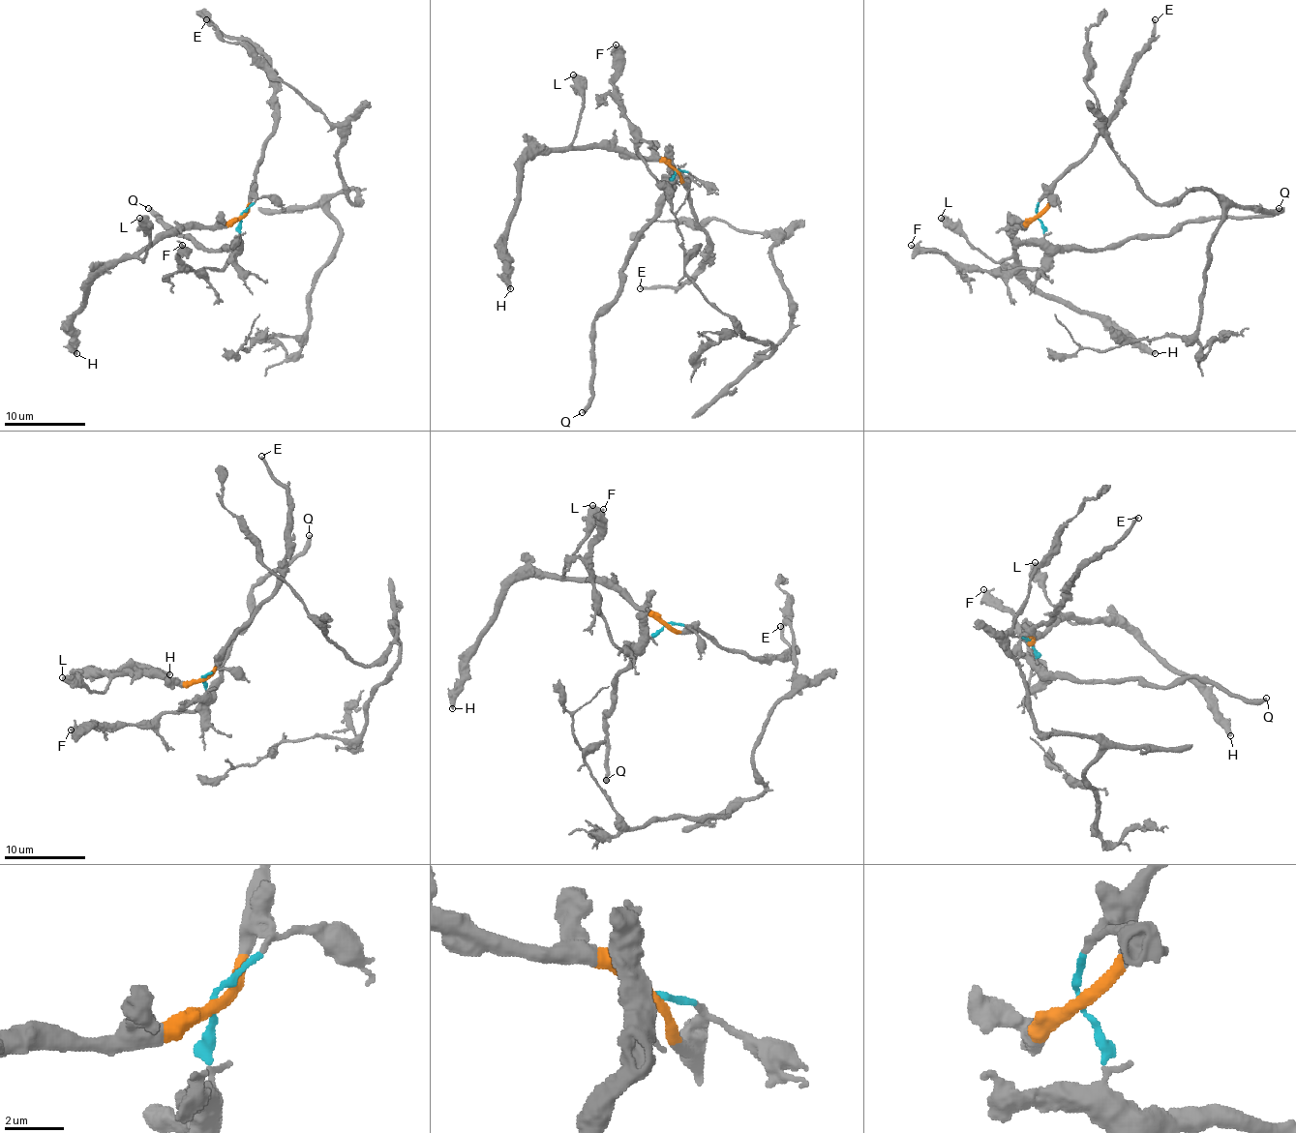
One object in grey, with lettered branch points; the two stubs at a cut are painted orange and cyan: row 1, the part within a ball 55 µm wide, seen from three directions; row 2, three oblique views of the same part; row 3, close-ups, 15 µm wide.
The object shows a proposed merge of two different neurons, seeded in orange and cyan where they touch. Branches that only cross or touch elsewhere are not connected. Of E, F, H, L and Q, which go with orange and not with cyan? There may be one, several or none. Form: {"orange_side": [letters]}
{"orange_side": ["E", "H", "L"]}

